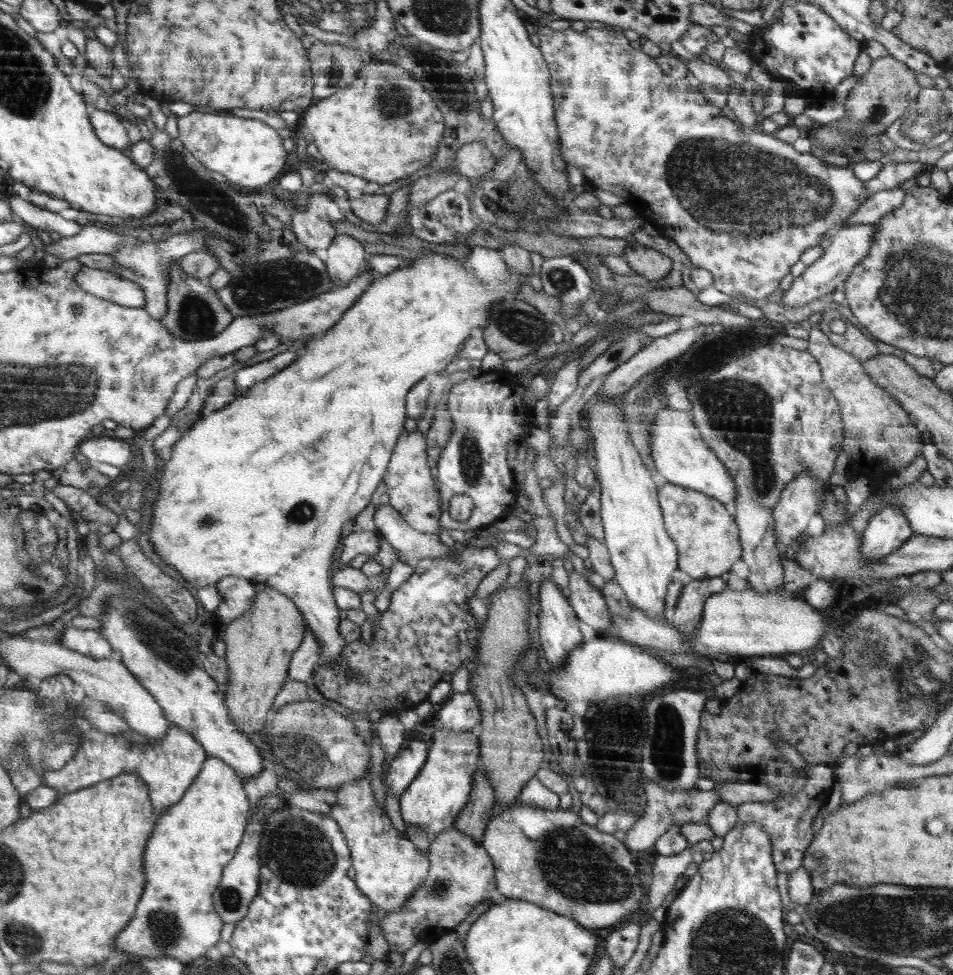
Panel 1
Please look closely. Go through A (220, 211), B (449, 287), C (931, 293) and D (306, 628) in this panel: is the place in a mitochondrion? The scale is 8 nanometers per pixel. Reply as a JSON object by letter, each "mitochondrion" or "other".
{"A":"mitochondrion","B":"other","C":"mitochondrion","D":"other"}

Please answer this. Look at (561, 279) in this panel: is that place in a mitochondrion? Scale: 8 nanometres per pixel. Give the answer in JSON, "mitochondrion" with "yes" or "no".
{"mitochondrion":"yes"}

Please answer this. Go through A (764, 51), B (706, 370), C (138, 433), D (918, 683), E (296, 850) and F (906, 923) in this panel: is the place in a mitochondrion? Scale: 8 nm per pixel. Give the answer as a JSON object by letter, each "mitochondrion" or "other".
{"A":"other","B":"mitochondrion","C":"other","D":"mitochondrion","E":"mitochondrion","F":"mitochondrion"}

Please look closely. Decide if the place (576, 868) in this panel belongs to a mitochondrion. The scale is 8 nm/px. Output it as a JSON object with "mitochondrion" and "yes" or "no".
{"mitochondrion":"yes"}

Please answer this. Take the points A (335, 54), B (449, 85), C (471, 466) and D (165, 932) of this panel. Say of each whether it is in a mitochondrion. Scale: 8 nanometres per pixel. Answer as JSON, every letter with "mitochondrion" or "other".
{"A":"mitochondrion","B":"mitochondrion","C":"mitochondrion","D":"mitochondrion"}

